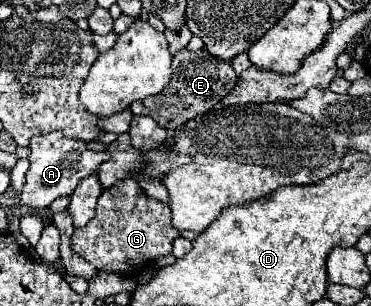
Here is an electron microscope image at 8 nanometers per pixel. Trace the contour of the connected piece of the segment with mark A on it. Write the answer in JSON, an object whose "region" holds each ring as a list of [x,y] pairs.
{"region":[[[49,132],[49,134],[39,134],[31,138],[31,156],[29,156],[29,170],[25,174],[25,186],[21,192],[21,202],[25,206],[43,210],[47,208],[55,198],[59,196],[71,196],[75,186],[91,176],[95,168],[107,160],[105,152],[93,152],[87,148],[85,142],[75,140],[75,138],[65,138],[61,132]]]}

